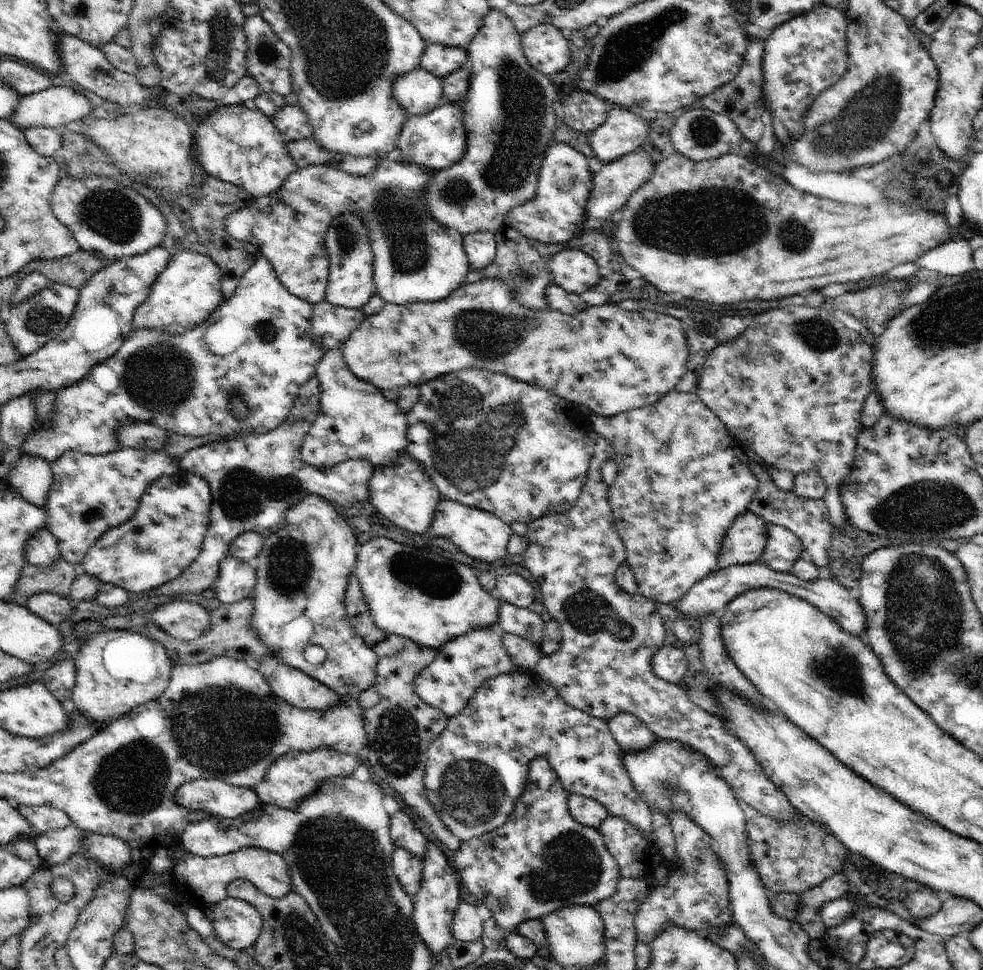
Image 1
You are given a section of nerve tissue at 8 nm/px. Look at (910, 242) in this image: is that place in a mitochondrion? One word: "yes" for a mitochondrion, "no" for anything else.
no

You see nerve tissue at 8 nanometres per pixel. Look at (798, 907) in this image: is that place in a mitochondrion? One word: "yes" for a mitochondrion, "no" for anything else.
no

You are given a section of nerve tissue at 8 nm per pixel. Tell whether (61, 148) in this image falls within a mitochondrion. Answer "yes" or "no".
no

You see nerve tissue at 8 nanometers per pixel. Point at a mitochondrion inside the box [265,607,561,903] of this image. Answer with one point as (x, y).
(469, 792)

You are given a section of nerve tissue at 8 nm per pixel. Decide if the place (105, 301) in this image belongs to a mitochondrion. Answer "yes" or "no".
yes

